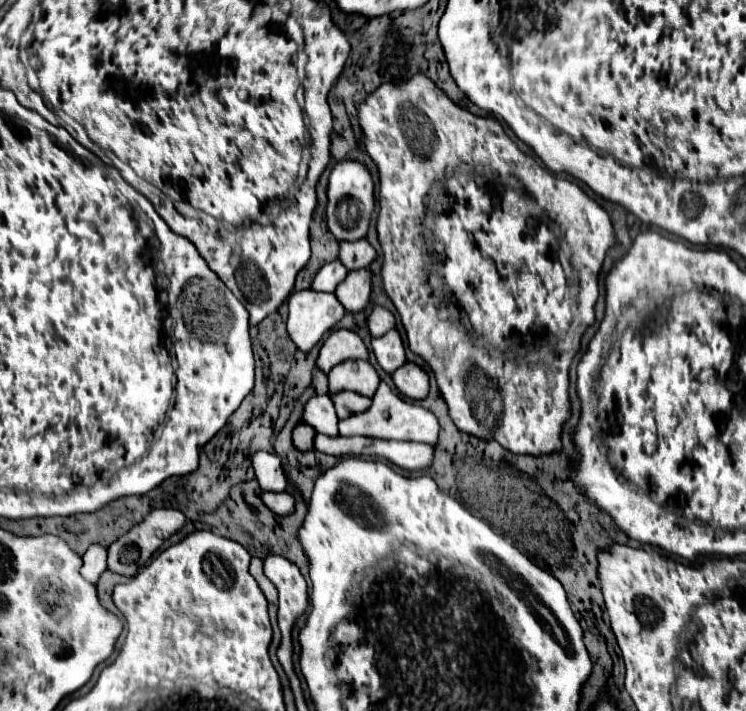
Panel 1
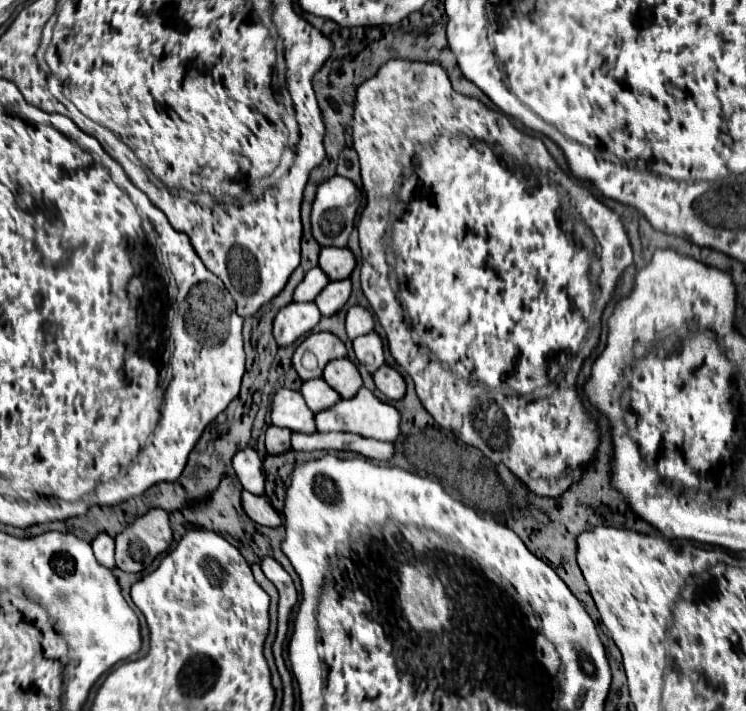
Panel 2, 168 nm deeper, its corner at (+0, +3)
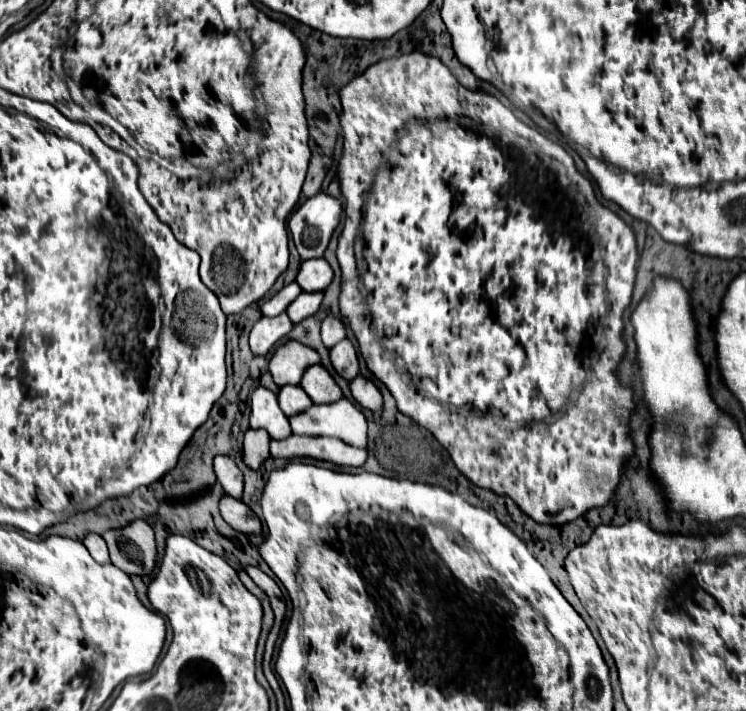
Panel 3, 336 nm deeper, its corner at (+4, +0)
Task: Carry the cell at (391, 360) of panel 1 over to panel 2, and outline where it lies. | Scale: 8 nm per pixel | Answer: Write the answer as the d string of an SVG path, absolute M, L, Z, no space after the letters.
M377 332L355 338L353 350L357 354L357 360L365 364L369 372L375 372L385 364L385 342Z

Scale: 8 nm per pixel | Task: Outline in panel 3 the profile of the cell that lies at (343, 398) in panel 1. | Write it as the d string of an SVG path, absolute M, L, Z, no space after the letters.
M285 385L279 393L277 393L277 401L281 411L287 417L297 415L299 411L305 411L307 407L311 407L311 399L307 399L307 393L303 393L303 389L299 385Z

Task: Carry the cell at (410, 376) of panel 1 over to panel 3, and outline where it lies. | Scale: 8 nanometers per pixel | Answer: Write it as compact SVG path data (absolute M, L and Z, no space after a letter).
M357 375L357 377L349 383L349 389L351 389L353 399L355 399L363 409L369 409L369 411L381 411L381 409L383 409L381 393L379 393L379 389L375 387L375 383L373 383L371 379L365 379L365 377Z

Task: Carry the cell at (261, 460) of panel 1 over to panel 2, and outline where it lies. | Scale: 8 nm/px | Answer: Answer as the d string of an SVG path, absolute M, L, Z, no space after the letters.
M253 448L239 450L233 458L233 468L245 490L253 494L265 494L265 468L263 460Z

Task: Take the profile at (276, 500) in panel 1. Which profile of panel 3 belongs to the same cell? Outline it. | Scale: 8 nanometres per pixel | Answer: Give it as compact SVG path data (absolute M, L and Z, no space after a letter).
M229 495L221 497L219 501L221 517L227 525L231 525L235 531L245 535L261 535L261 521L259 517L239 499L231 499Z

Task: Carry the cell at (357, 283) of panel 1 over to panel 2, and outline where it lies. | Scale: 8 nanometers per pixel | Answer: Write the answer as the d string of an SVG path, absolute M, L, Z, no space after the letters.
M345 278L339 282L327 284L327 288L323 288L323 292L315 298L315 302L319 304L319 310L323 312L323 316L333 316L347 304L349 296L351 296L351 280Z

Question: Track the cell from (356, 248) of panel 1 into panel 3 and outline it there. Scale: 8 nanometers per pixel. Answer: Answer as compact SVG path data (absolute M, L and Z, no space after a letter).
M309 259L301 263L295 283L301 287L301 291L315 293L315 291L323 291L331 283L331 279L333 279L333 271L325 259Z

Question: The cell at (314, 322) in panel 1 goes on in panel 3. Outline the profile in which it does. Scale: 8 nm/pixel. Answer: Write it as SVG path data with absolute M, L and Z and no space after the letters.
M285 313L277 315L275 319L259 319L251 333L249 333L249 349L253 355L267 355L271 347L291 331L293 323L287 319Z

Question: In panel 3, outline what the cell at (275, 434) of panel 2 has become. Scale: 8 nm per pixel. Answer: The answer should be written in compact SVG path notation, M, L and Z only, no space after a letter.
M249 429L243 439L243 463L257 471L265 459L269 459L269 435L263 429Z

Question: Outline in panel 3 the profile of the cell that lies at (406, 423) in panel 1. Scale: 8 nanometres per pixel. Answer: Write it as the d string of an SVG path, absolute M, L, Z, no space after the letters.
M339 399L329 405L311 405L307 411L289 419L291 431L295 435L313 435L313 437L335 437L353 447L367 445L367 419L363 411L347 399Z

